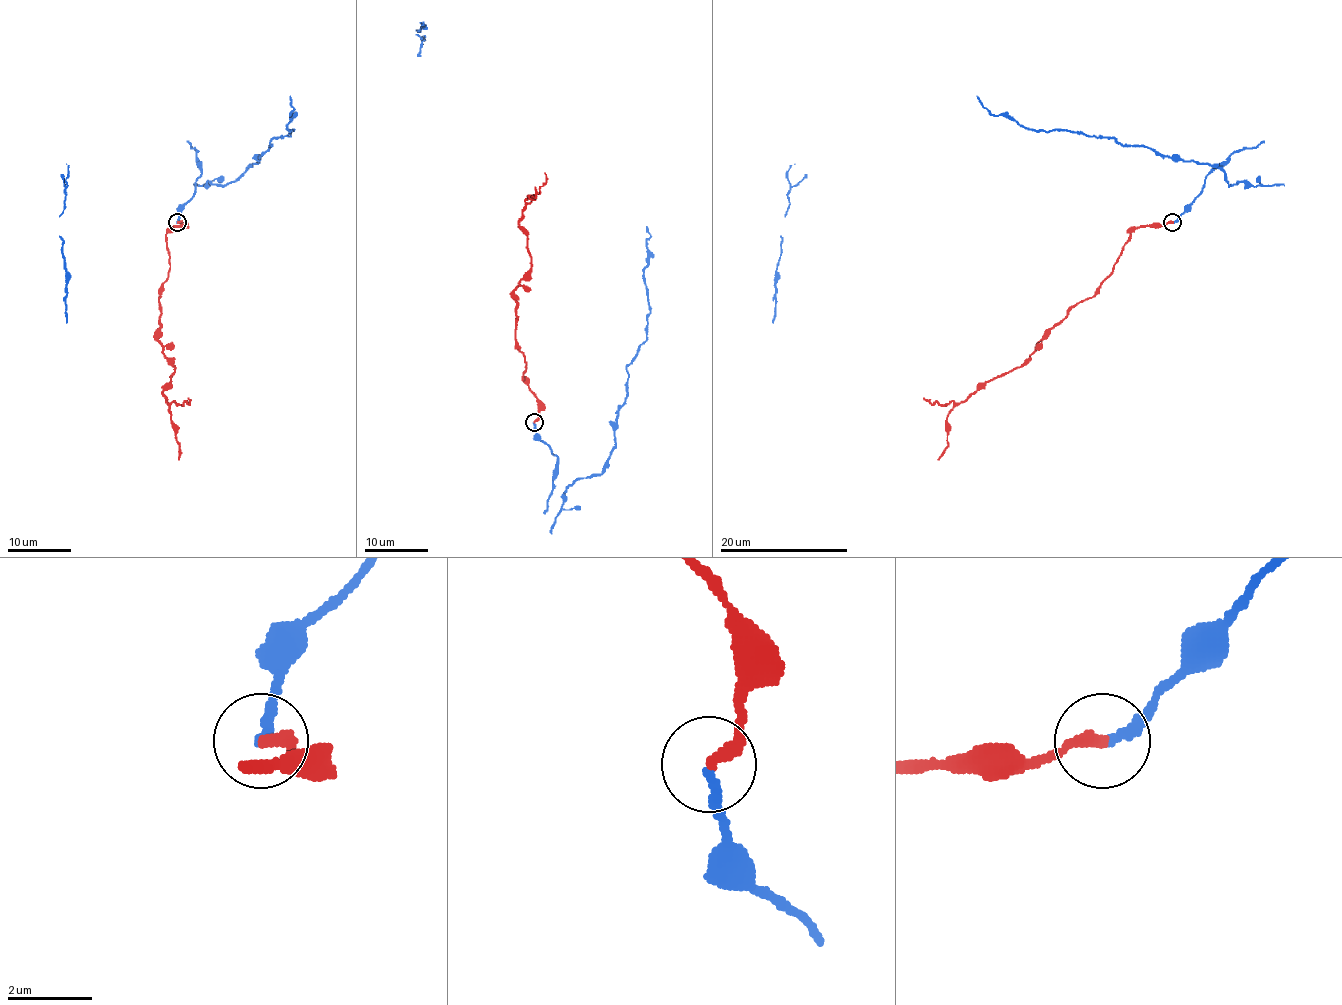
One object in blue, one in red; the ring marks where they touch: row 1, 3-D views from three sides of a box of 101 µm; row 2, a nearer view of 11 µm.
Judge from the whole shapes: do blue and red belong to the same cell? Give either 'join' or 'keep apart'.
join

